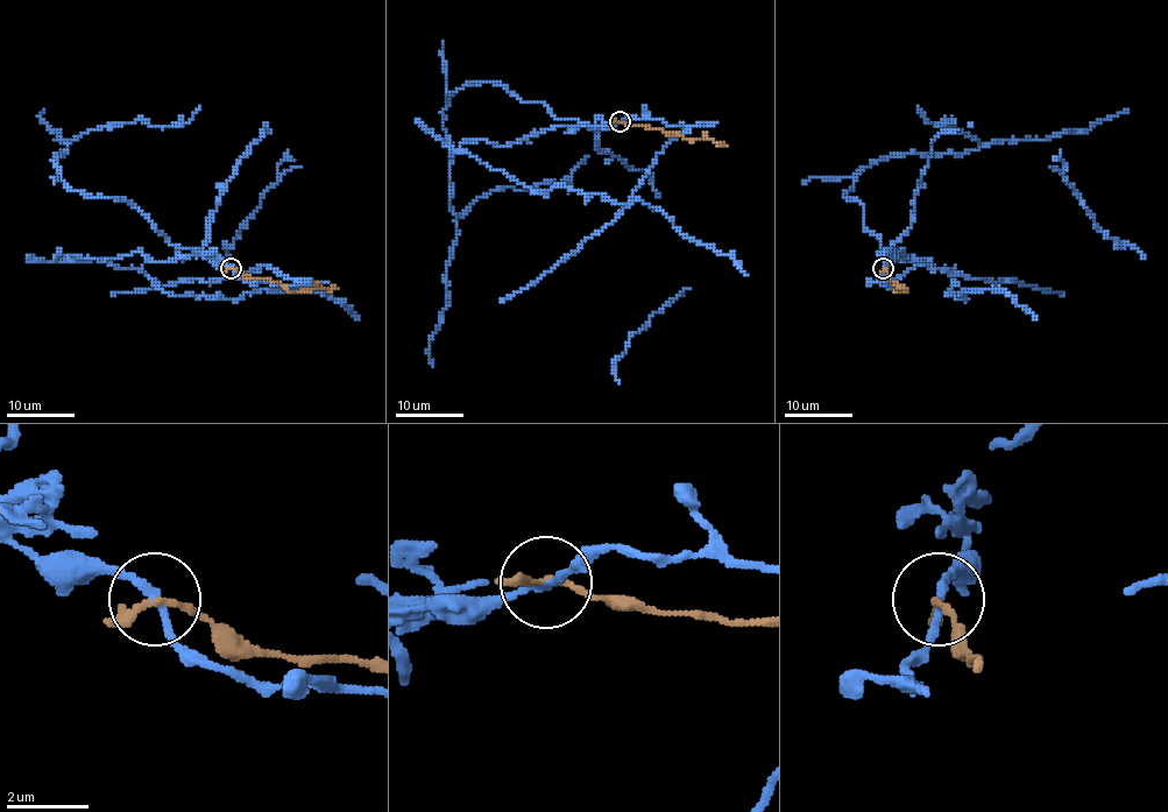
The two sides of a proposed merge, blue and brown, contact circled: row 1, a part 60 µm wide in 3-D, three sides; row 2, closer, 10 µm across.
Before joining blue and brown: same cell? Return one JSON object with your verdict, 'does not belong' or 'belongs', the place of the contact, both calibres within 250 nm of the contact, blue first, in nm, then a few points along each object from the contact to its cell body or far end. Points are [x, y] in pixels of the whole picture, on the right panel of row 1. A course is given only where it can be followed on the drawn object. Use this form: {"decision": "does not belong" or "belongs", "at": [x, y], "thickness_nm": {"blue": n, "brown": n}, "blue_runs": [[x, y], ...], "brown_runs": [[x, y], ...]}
{"decision": "does not belong", "at": [883, 268], "thickness_nm": {"blue": 170, "brown": 240}, "blue_runs": [[883, 268], [886, 255], [890, 262], [900, 252], [927, 259], [954, 274], [949, 296], [1006, 291], [1035, 318]], "brown_runs": [[883, 268], [897, 284], [897, 291], [908, 289]]}

